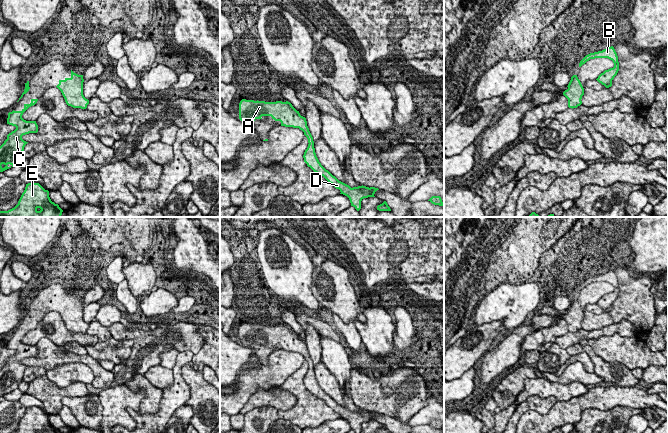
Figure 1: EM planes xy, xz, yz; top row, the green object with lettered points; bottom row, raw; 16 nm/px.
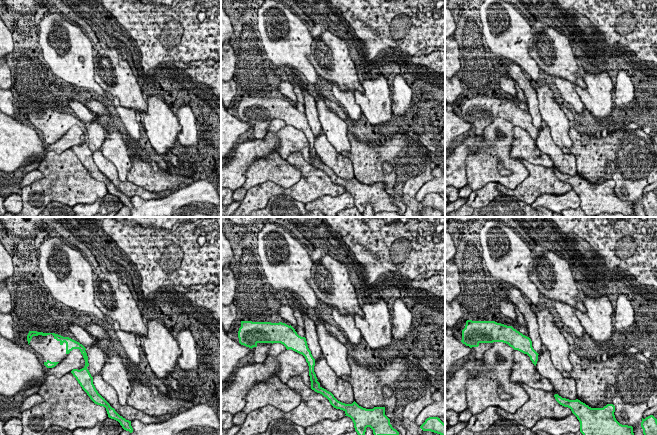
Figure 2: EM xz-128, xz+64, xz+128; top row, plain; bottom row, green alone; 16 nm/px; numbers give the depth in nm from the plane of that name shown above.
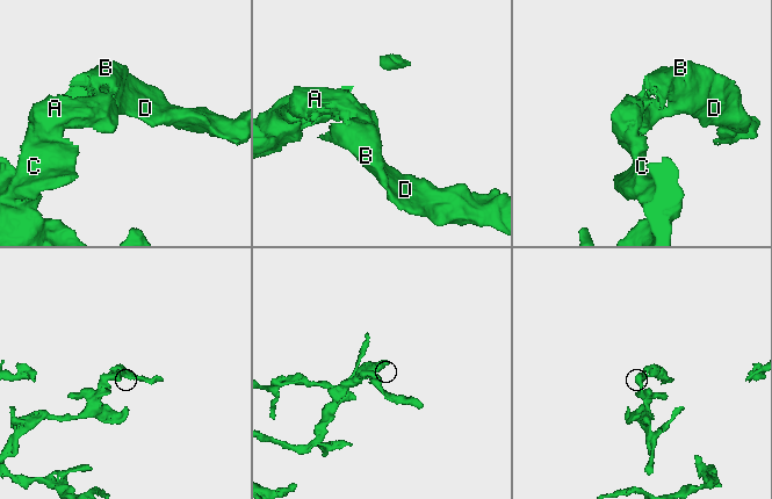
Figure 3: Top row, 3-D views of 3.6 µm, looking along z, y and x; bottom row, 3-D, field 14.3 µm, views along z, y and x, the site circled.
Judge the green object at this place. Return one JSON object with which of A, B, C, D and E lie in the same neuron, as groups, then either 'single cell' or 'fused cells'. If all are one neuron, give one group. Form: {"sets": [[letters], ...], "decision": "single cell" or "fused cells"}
{"sets": [["A", "B", "C", "D", "E"]], "decision": "single cell"}

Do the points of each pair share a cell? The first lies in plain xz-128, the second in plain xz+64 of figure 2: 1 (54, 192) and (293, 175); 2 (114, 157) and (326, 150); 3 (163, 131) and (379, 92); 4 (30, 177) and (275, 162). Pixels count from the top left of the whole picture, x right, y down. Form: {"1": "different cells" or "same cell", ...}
{"1": "different cells", "2": "different cells", "3": "same cell", "4": "same cell"}

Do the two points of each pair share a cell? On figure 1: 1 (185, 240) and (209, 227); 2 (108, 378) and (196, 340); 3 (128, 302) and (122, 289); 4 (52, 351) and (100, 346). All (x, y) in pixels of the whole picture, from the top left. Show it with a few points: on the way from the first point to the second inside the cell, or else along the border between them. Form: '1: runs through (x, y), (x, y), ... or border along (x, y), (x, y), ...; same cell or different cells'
1: border along (196, 227), (205, 241); different cells
2: border along (111, 371), (114, 379); different cells
3: runs through (128, 299), (122, 292); same cell
4: border along (87, 353), (98, 362); different cells

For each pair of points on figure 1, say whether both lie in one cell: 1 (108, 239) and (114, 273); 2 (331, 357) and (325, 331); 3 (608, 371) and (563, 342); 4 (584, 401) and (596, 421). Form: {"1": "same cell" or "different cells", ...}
{"1": "different cells", "2": "different cells", "3": "different cells", "4": "different cells"}

